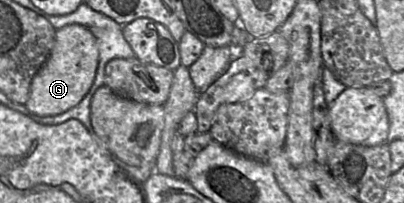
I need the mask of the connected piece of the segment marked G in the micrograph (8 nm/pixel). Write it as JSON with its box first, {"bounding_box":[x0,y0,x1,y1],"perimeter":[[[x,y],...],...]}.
{"bounding_box":[25,24,98,116],"perimeter":[[[70,24],[58,29],[47,60],[31,82],[25,107],[35,115],[52,116],[76,106],[93,84],[98,59],[97,40],[87,28]]]}

